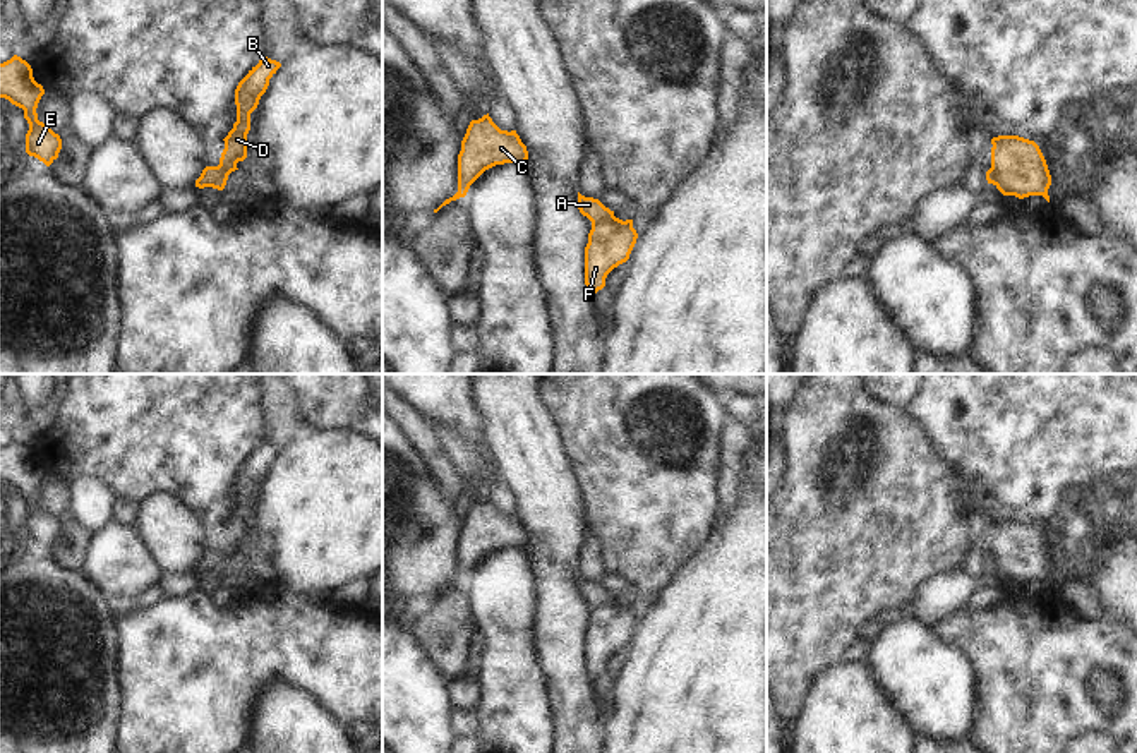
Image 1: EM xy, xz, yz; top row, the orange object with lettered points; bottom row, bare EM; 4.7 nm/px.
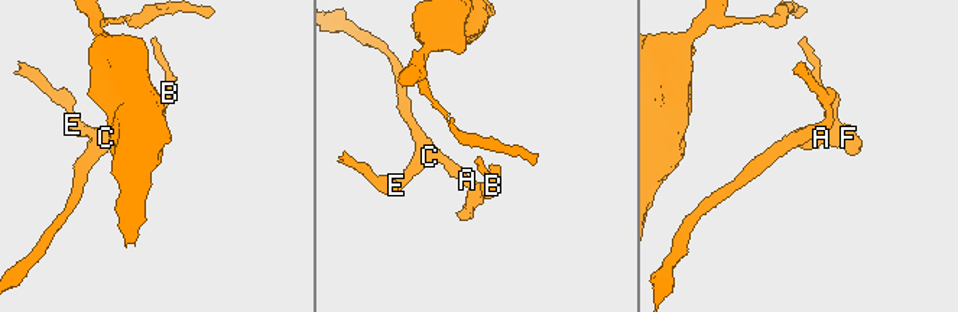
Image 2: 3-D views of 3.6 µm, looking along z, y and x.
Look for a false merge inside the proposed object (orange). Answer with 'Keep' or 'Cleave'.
Cleave

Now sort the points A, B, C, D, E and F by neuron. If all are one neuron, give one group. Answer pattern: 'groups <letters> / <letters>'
groups A C E / B D F

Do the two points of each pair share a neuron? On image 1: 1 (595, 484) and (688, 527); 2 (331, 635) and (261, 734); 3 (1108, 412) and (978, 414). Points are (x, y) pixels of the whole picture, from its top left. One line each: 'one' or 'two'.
1: one
2: two
3: one

